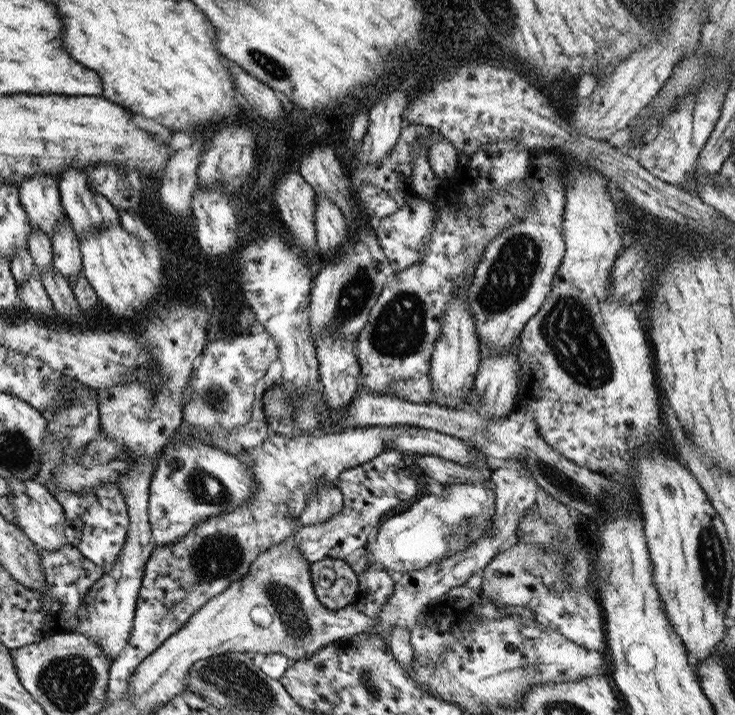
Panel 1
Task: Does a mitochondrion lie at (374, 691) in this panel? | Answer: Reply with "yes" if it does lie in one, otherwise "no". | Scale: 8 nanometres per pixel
yes

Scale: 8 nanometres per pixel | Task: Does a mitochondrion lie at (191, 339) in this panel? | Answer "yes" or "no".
no

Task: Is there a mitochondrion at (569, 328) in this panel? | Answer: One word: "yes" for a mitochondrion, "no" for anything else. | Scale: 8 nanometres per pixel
yes

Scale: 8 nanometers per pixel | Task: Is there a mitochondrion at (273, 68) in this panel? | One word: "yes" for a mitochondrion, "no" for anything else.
yes

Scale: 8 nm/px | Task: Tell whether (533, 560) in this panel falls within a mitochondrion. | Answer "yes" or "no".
yes

